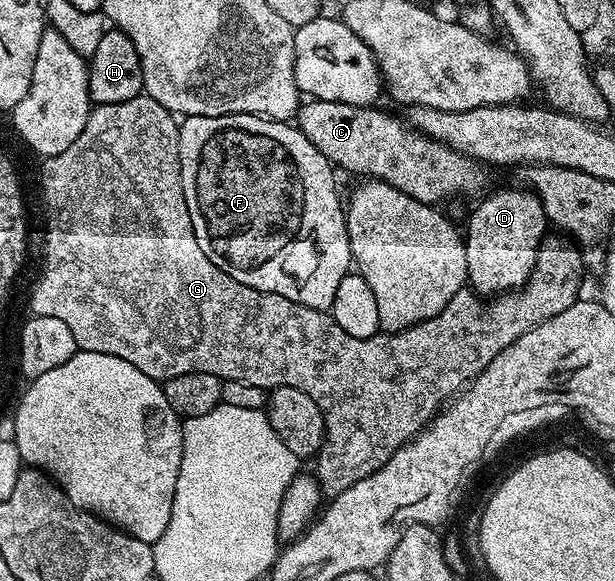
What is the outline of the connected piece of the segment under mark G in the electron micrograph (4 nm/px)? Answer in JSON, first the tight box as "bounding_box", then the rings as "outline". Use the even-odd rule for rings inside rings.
{"bounding_box":[29,93,581,496],"outline":[[[144,93],[136,95],[134,99],[118,103],[98,103],[90,110],[87,125],[83,125],[83,133],[79,133],[79,137],[75,137],[75,141],[71,141],[71,145],[67,145],[67,149],[63,149],[63,153],[50,155],[42,162],[45,163],[41,167],[41,199],[45,202],[45,260],[41,263],[41,276],[38,277],[37,284],[33,287],[33,296],[29,299],[30,312],[43,317],[59,317],[61,321],[66,322],[80,350],[114,355],[135,365],[135,369],[147,373],[147,377],[158,381],[164,381],[183,373],[202,371],[211,373],[223,381],[227,379],[247,381],[251,385],[259,385],[266,389],[274,387],[303,389],[303,393],[307,393],[307,397],[311,397],[311,401],[315,401],[315,405],[319,405],[325,422],[325,441],[315,459],[317,462],[315,475],[326,496],[337,495],[355,481],[370,475],[372,471],[378,471],[389,460],[390,455],[395,454],[404,443],[408,443],[418,431],[422,430],[421,414],[431,410],[436,403],[444,404],[462,384],[472,380],[475,373],[481,370],[482,360],[477,360],[481,351],[485,357],[496,355],[501,348],[510,347],[515,340],[523,337],[523,333],[535,329],[543,321],[563,313],[563,309],[578,302],[577,290],[581,287],[581,255],[575,248],[568,247],[567,244],[560,243],[559,240],[552,239],[552,237],[546,237],[541,240],[541,246],[537,248],[537,263],[533,266],[528,281],[520,284],[519,289],[509,289],[490,298],[493,300],[490,301],[489,307],[480,299],[482,296],[476,290],[462,289],[459,293],[455,293],[455,297],[451,297],[451,301],[447,301],[445,308],[433,319],[389,334],[378,333],[371,337],[351,337],[351,333],[339,329],[339,325],[329,311],[311,309],[307,305],[287,301],[287,297],[251,289],[251,285],[243,285],[239,281],[235,281],[235,277],[228,275],[222,267],[215,265],[215,261],[211,261],[211,257],[207,257],[207,253],[203,253],[199,241],[195,241],[191,213],[187,213],[187,197],[183,197],[181,162],[177,156],[179,153],[178,130],[179,123],[174,112],[159,105],[159,101],[155,101]]]}

